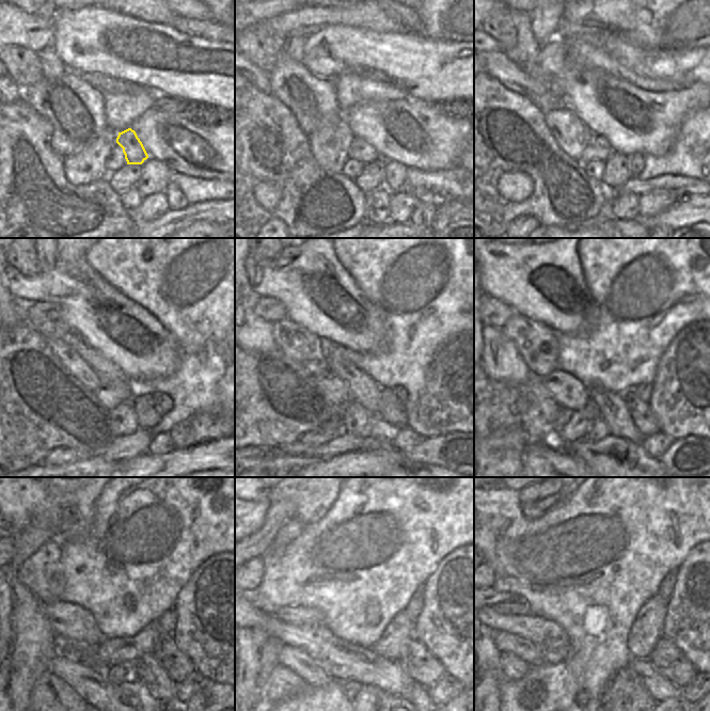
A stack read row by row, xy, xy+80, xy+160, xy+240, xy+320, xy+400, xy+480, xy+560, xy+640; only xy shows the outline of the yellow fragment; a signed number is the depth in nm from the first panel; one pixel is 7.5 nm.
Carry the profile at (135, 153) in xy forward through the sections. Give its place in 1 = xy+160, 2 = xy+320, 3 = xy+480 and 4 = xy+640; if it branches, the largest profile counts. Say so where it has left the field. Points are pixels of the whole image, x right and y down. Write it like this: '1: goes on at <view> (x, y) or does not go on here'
1: goes on at xy+160 (597, 148)
2: goes on at xy+320 (335, 389)
3: goes on at xy+480 (73, 621)
4: goes on at xy+640 (503, 607)

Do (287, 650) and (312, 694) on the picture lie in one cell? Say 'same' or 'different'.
different

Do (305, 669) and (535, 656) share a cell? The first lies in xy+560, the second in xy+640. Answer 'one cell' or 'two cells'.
one cell

